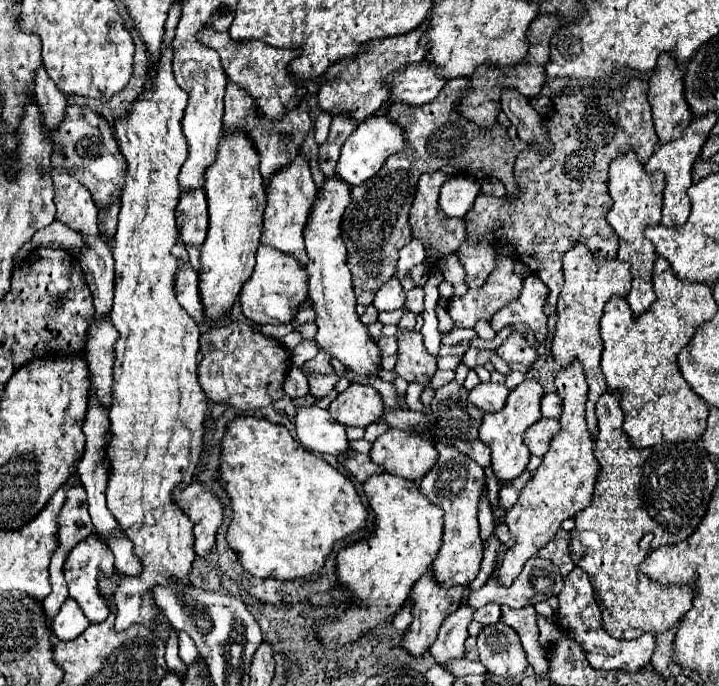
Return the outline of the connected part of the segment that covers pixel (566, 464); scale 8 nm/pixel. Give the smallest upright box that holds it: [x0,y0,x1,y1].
[498,360,600,584]

